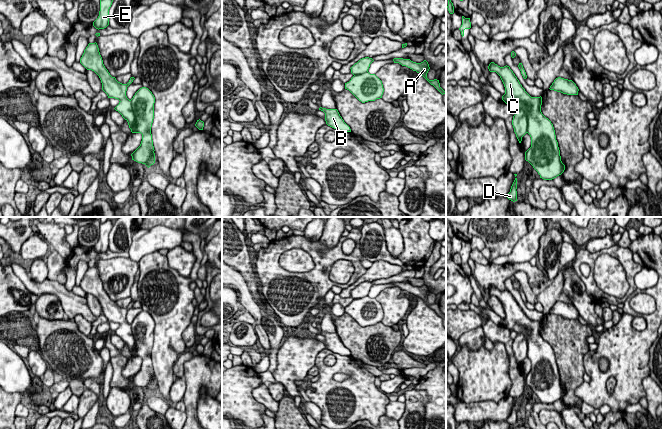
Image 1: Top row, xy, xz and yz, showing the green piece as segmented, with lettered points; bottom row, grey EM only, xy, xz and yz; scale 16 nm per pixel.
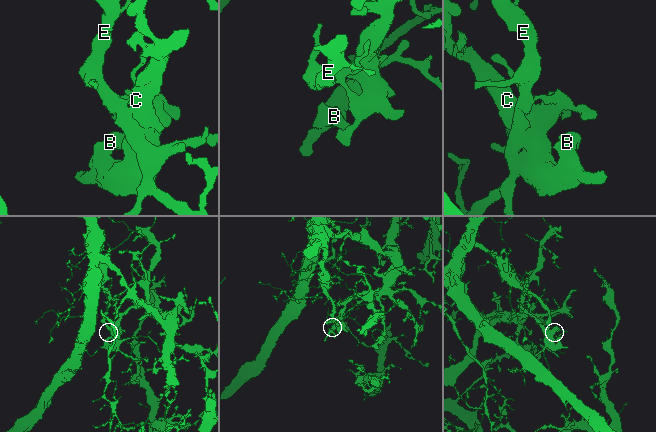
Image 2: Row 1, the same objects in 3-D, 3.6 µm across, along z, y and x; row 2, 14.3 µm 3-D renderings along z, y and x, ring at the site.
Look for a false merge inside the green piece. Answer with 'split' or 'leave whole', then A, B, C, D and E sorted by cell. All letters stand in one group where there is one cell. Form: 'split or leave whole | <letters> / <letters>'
split | A D E / B C

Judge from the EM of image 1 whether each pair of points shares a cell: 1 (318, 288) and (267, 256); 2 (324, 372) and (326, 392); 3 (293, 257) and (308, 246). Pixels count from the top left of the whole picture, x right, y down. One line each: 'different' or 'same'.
1: same
2: same
3: different

